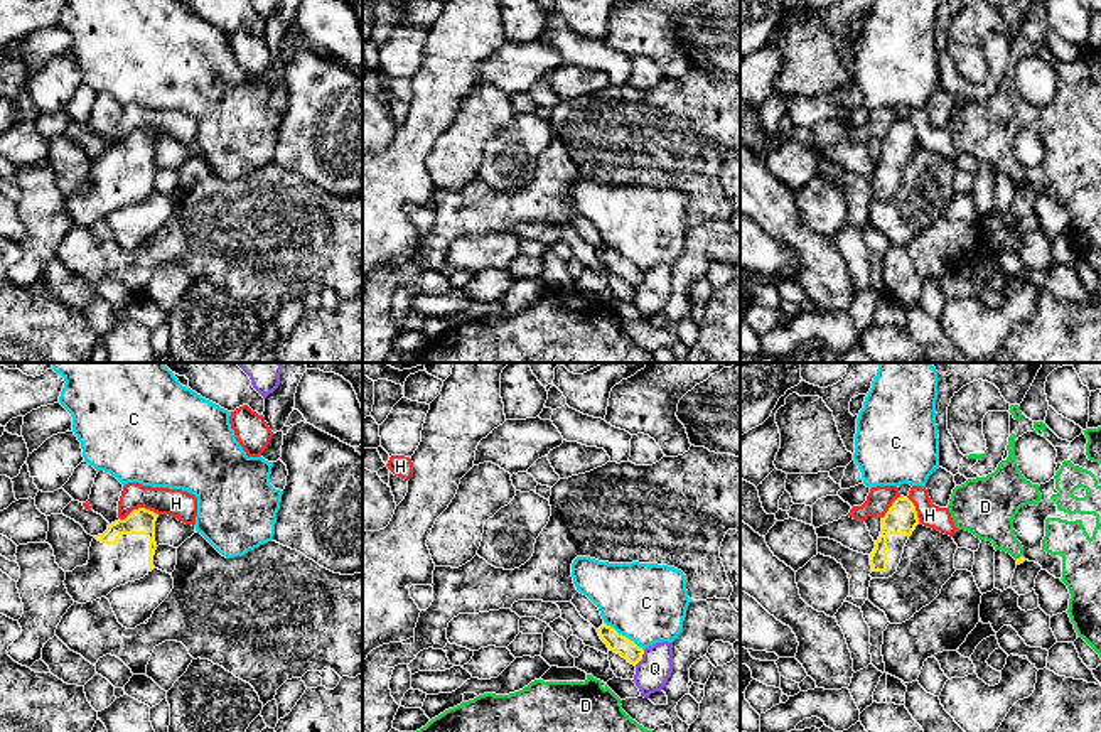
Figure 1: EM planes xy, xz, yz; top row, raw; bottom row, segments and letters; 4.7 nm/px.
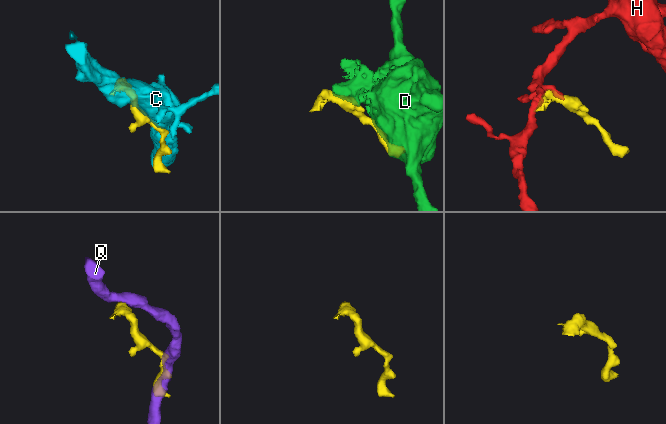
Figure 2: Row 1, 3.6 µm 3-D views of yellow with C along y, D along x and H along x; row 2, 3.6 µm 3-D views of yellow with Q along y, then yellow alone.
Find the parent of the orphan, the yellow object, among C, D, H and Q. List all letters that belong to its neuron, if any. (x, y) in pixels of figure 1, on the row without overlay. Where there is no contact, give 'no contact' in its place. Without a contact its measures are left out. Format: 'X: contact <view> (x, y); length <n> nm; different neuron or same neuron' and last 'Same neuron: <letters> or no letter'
C: contact xz (624, 258); length 220 nm; different neuron
D: contact yz (1017, 181); length 40 nm; different neuron
H: contact xy (139, 130); length 190 nm; different neuron
Q: contact xz (641, 280); length 90 nm; different neuron
Same neuron: no letter

